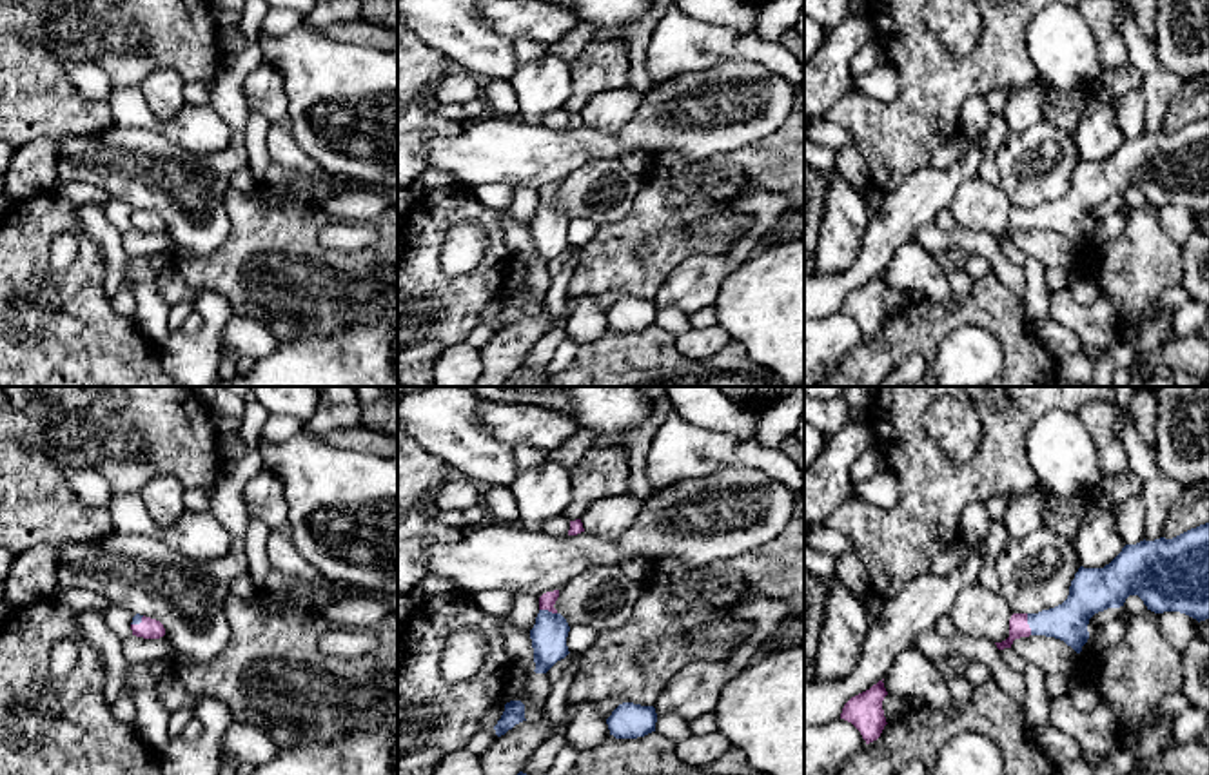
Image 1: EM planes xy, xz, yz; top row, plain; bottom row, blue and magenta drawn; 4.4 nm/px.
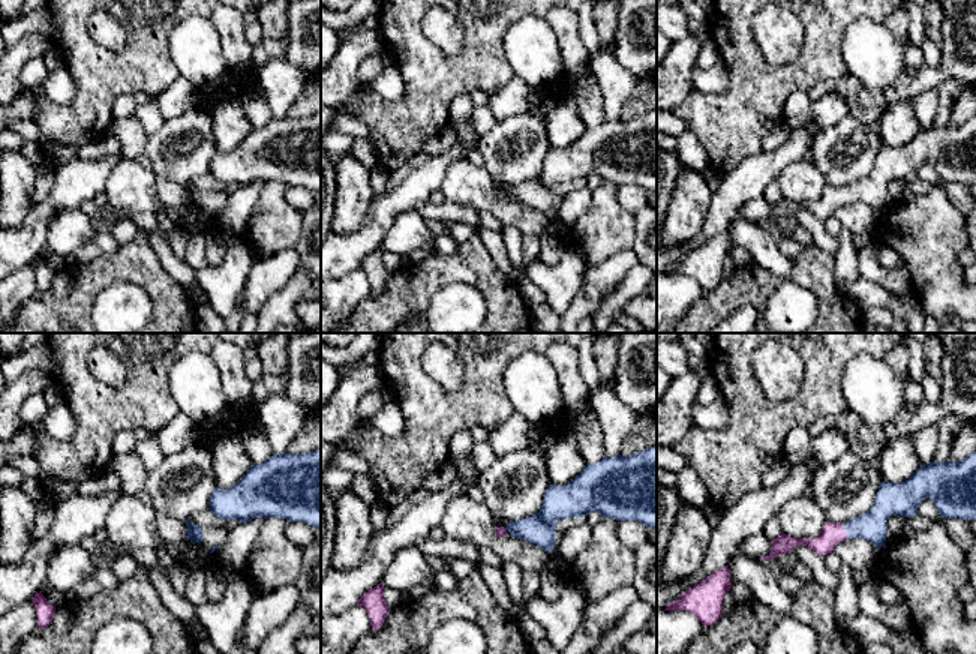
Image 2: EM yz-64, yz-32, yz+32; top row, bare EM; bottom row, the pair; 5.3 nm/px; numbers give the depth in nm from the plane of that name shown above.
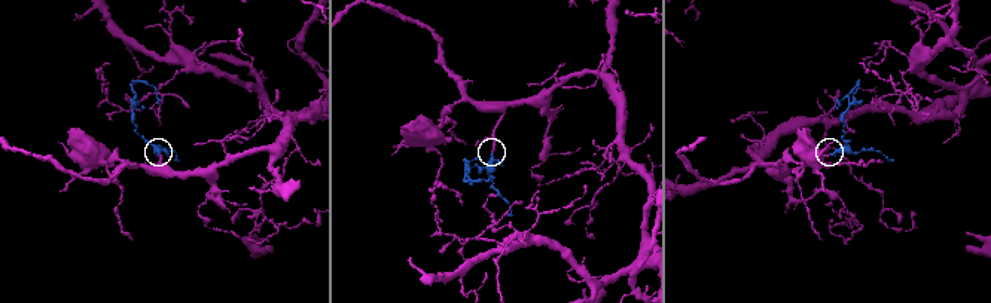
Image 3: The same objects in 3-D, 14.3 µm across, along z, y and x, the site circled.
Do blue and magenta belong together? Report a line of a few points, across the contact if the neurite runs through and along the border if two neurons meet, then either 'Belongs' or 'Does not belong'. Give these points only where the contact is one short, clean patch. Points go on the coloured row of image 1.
Line: yz (1068, 621), (1028, 623), (1019, 627). Belongs

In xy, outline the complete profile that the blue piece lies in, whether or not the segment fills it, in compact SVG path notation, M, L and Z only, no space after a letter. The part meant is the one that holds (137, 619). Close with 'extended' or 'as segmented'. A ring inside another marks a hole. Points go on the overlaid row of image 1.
M136 613L131 623L133 635L143 639L160 639L165 628L160 621Z; extended

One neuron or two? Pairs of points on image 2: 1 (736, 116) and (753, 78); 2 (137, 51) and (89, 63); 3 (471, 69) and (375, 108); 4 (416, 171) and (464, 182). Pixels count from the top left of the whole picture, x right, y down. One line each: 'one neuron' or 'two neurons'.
1: one neuron
2: one neuron
3: one neuron
4: two neurons

